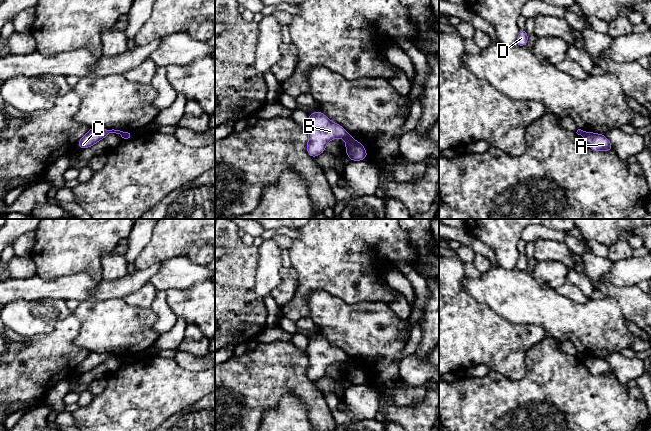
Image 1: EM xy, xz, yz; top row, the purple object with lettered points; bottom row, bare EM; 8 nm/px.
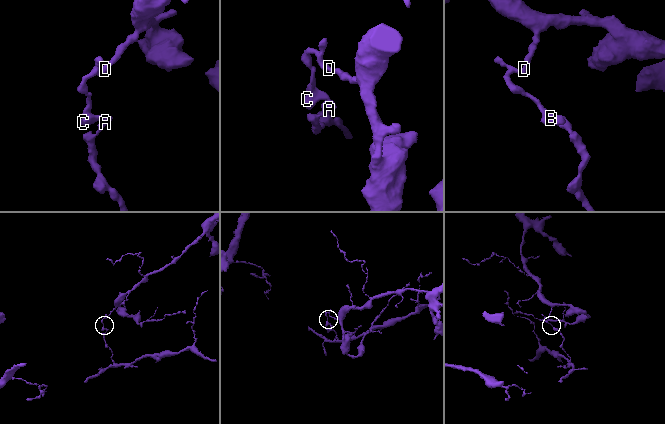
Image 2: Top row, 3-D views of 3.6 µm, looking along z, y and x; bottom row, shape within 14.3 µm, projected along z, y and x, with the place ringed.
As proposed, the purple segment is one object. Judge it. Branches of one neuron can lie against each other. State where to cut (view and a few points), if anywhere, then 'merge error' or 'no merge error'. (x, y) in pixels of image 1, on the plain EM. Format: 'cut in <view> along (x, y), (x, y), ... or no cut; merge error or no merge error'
cut in xz along (352, 363), (346, 365); merge error

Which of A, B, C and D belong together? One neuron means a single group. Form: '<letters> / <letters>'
A / B C D

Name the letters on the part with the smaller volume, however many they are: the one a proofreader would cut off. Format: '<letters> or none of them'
A

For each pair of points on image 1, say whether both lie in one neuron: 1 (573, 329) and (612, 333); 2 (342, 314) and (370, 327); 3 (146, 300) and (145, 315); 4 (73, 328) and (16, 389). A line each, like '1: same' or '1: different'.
1: same
2: same
3: different
4: same

